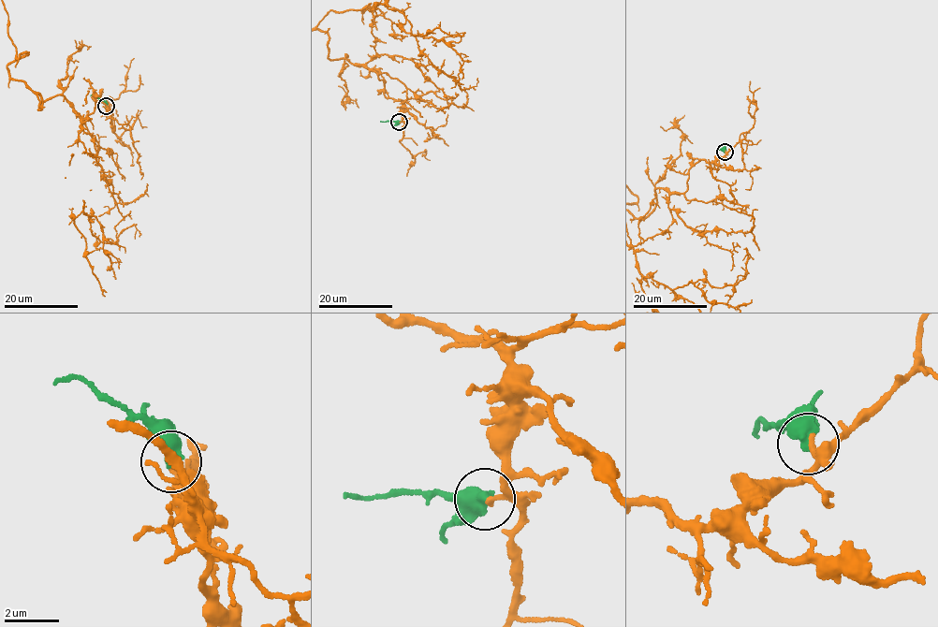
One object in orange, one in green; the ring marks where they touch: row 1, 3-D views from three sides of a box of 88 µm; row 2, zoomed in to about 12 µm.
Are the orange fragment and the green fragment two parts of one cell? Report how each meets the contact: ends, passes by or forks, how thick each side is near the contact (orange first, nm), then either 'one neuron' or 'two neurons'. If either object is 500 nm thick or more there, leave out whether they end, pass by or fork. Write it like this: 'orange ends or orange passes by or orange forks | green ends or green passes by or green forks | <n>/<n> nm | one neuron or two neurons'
220/550 nm | two neurons

